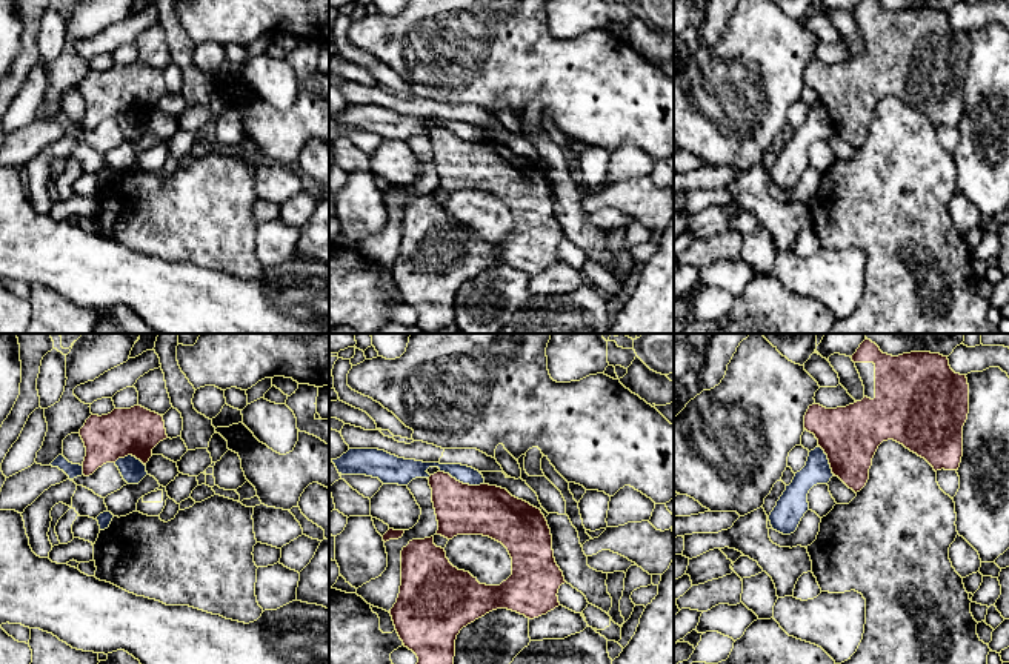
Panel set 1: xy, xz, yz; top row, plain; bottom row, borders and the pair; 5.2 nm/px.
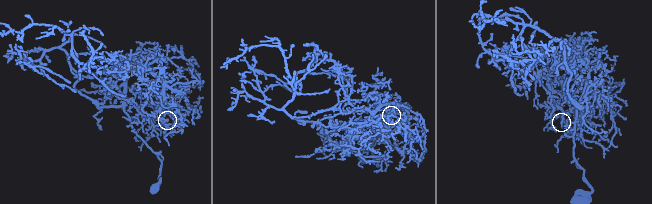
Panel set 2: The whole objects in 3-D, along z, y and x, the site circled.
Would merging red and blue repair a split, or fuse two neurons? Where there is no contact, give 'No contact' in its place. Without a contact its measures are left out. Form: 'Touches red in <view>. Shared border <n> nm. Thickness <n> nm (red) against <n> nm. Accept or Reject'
Touches red in xz. Shared border 240 nm. Thickness 260 nm (red) against 100 nm. Reject

